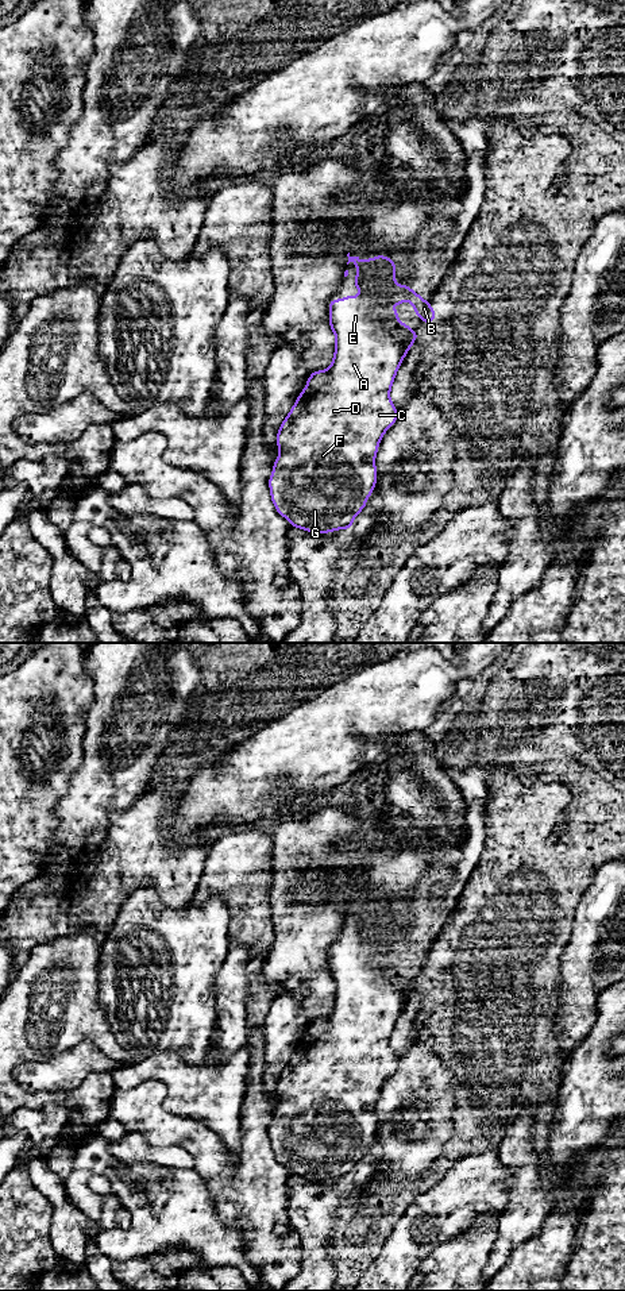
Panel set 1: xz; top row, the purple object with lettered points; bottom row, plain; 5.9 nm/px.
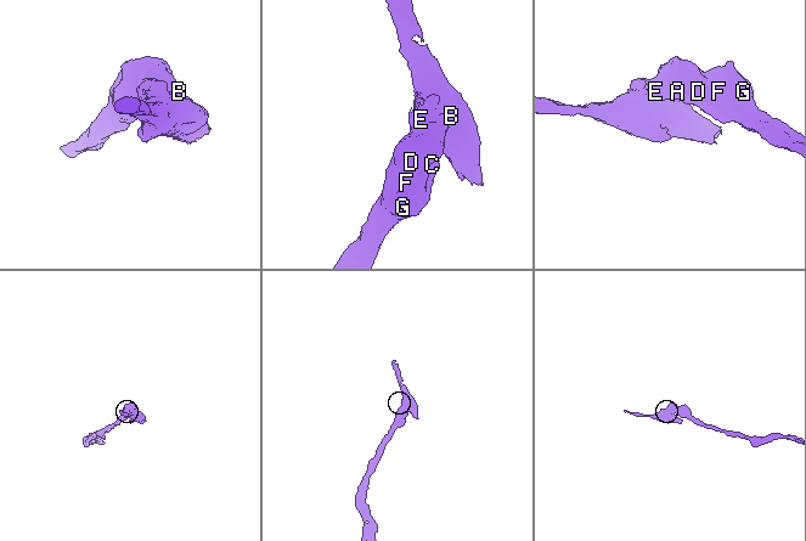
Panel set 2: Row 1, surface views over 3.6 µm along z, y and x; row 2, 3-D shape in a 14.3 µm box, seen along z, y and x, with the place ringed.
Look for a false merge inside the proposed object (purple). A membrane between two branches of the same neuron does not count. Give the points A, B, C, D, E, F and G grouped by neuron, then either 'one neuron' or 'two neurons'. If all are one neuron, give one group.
A C D E F G / B | two neurons

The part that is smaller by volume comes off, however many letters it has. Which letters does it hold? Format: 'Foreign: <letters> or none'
Foreign: B

